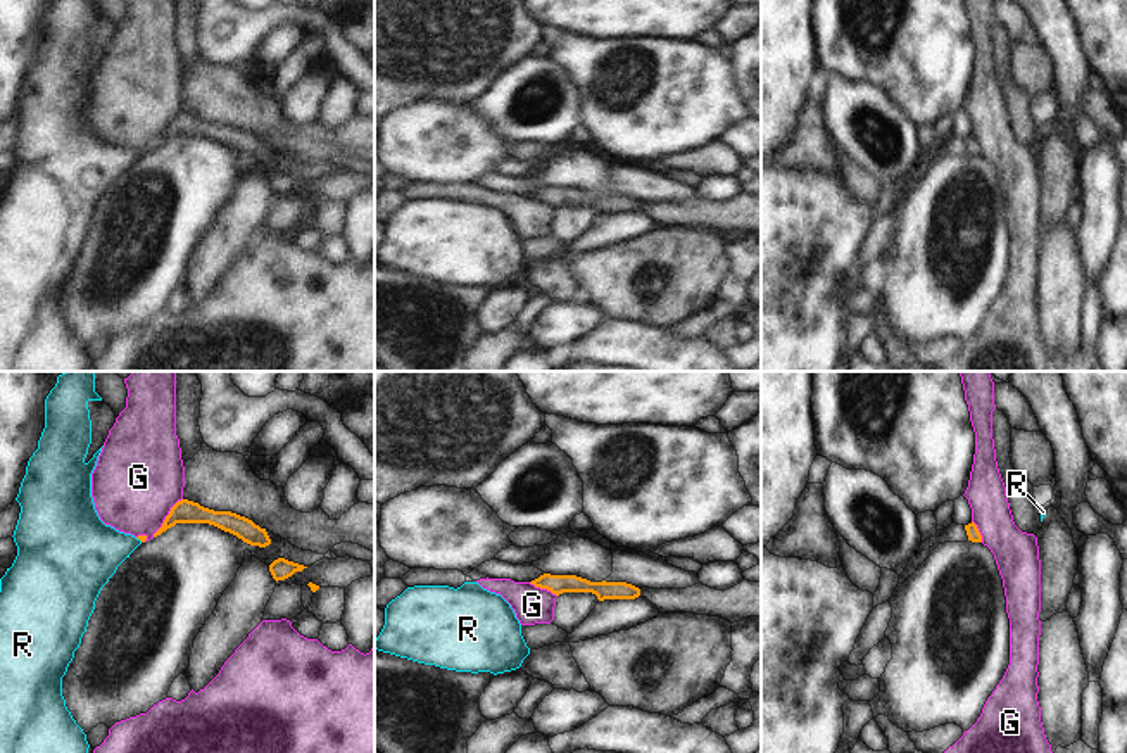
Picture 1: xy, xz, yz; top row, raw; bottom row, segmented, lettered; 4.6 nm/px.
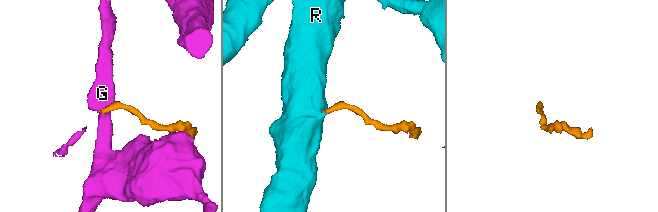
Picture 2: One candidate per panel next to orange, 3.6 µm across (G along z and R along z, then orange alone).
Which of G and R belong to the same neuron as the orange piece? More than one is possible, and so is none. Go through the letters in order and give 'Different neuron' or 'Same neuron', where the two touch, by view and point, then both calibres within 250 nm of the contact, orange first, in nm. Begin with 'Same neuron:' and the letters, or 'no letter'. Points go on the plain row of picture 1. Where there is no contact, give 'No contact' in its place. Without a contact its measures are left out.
Same neuron: R
G: Different neuron. Touches orange at xy (166, 130). Thickness 110 nm (orange) against 420 nm
R: Same neuron. Touches orange at xy (138, 151). Thickness 30 nm (orange) against 320 nm.

